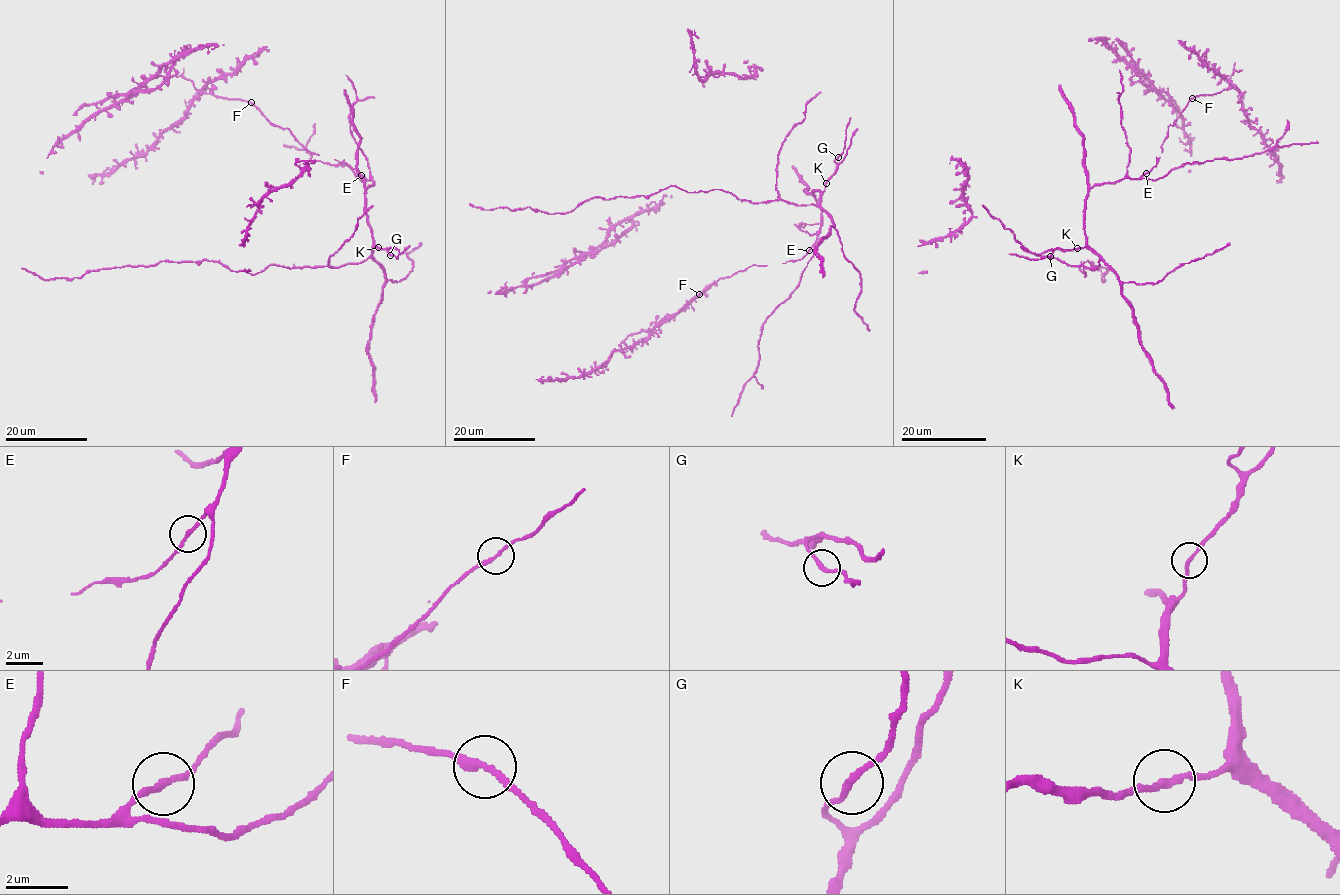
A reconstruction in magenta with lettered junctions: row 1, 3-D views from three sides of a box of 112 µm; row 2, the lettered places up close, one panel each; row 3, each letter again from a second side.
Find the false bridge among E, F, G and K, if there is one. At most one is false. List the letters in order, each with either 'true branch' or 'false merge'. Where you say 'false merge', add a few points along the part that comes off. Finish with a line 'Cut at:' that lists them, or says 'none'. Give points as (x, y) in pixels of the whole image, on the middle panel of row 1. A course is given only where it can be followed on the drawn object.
E: true branch
F: true branch
G: true branch
K: true branch
Cut at: none

